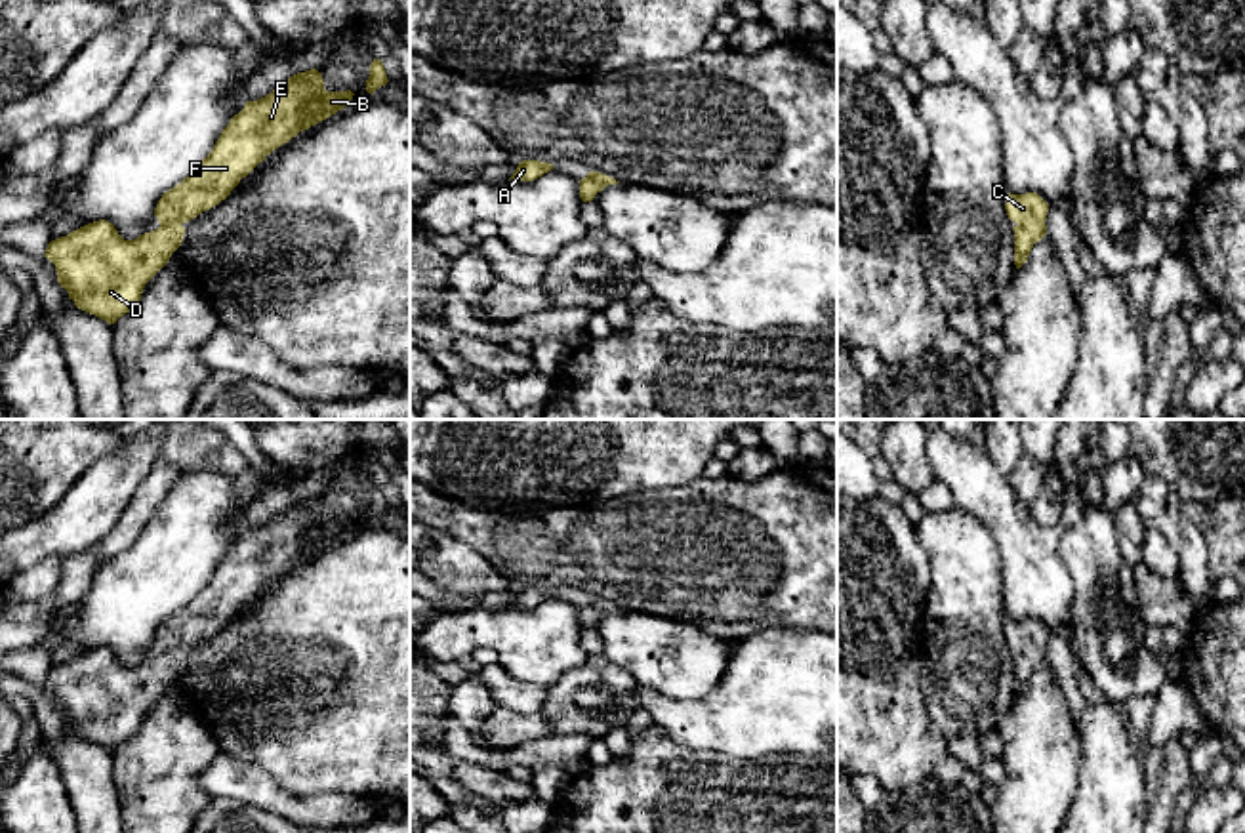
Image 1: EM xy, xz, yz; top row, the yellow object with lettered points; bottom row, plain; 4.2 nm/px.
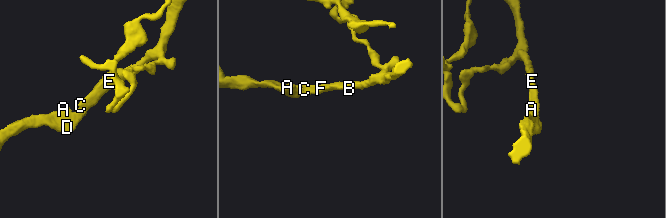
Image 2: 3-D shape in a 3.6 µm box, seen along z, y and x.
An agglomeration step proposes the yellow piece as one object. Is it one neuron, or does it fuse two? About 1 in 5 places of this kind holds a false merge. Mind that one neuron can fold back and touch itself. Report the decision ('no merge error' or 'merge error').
no merge error

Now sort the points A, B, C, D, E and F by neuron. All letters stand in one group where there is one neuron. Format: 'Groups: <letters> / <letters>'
Groups: A B C D E F

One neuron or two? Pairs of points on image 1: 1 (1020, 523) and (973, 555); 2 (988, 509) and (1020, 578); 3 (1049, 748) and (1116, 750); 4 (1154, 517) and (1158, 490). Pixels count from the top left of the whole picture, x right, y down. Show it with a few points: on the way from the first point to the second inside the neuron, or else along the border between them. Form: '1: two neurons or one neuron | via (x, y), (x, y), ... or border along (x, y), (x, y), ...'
1: two neurons | border along (963, 509), (990, 530), (1003, 584)
2: one neuron | via (1005, 527), (1020, 542), (1020, 561)
3: two neurons | border along (1078, 719), (1080, 772), (1074, 792)
4: two neurons | border along (1141, 490), (1148, 498), (1167, 504)

